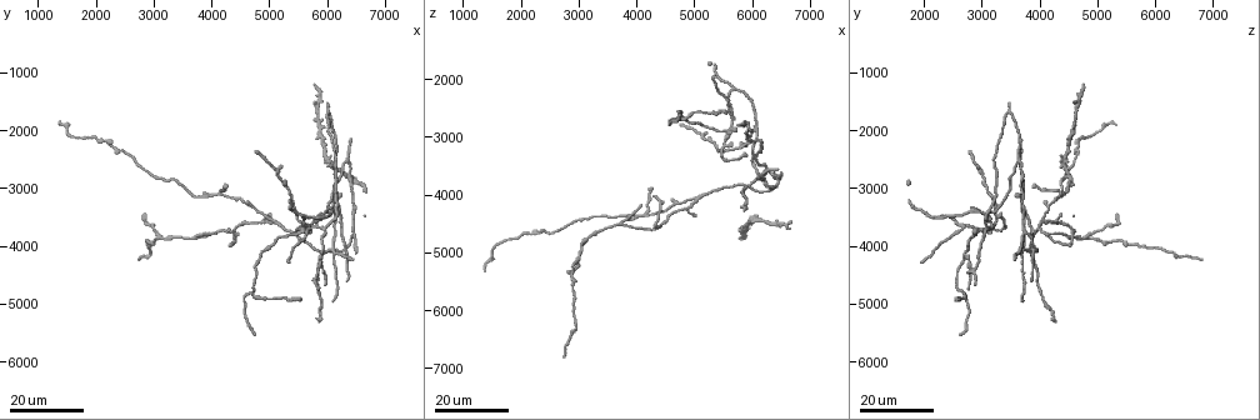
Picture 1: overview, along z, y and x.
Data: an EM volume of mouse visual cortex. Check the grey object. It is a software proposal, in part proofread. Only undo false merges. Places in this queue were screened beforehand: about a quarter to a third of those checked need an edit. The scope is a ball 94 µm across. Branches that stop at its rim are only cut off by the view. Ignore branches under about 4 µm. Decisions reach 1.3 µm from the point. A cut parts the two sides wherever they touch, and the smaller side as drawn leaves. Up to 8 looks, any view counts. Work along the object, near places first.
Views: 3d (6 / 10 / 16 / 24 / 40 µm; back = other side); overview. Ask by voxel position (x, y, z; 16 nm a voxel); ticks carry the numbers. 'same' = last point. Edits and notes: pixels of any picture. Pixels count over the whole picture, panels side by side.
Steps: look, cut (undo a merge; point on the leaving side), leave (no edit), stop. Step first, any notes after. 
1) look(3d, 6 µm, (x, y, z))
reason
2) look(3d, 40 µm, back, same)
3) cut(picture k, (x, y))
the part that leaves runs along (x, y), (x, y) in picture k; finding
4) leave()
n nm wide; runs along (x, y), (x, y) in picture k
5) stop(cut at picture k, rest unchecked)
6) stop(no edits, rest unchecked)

look(3d, 16 µm, (5750, 3650, 3150))
three arms meet

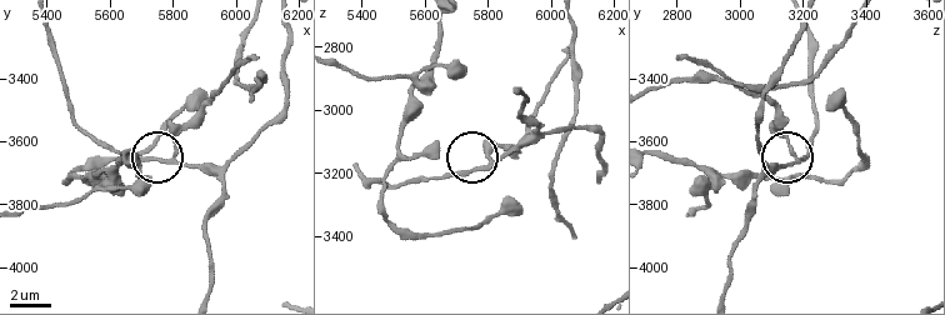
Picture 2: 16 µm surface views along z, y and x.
look(3d, 6 µm, (5800, 3630, 3170))

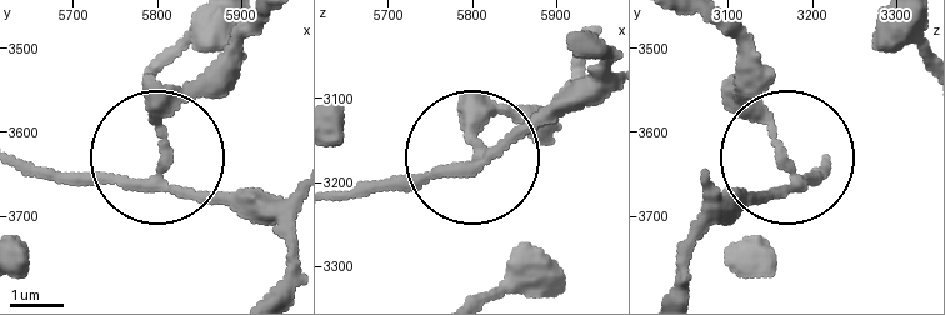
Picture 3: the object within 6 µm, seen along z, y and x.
cut(picture 3, (151, 115))
3 arms; the part that leaves runs along (163, 181), (166, 119), (256, 24) in picture 3; a second cell is stuck on

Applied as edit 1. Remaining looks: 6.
look(3d, 16 µm, (5100, 3550, 4100))
three-way junction

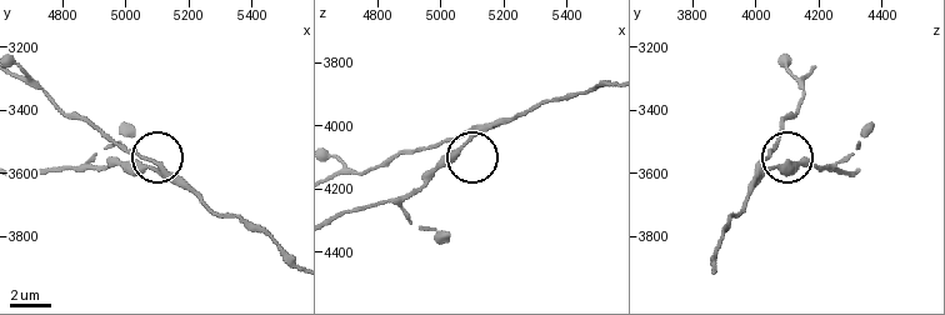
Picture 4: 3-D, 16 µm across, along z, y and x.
look(3d, 6 µm, (5060, 3580, 4070))

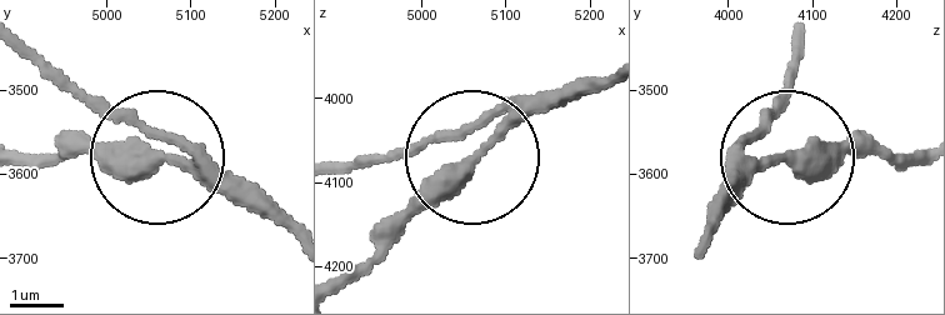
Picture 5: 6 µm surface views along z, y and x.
leave()
runs along (700, 241), (763, 169), (875, 146) in picture 5; one cell here

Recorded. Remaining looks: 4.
look(3d, 16 µm, (6050, 2600, 4400))
four-way junction

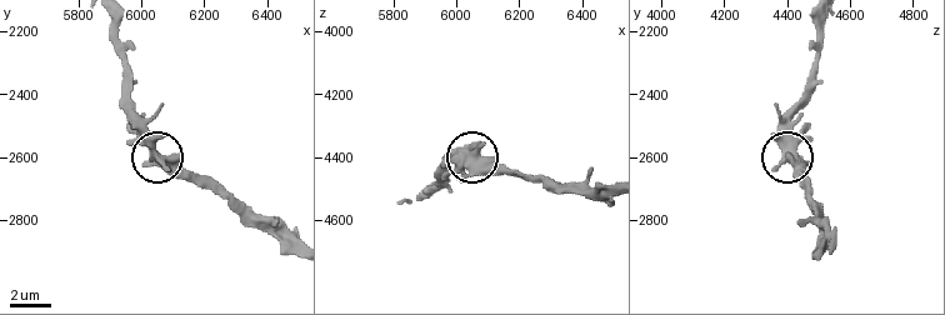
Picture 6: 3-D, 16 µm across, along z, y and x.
look(3d, 6 µm, (6030, 2570, 4420))

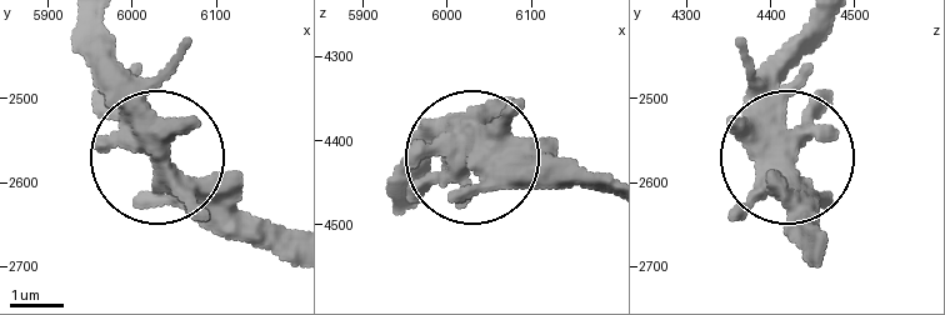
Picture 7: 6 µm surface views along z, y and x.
leave()
440 nm wide; all the same cell

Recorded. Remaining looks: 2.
look(3d, 16 µm, (4150, 3100, 4350))

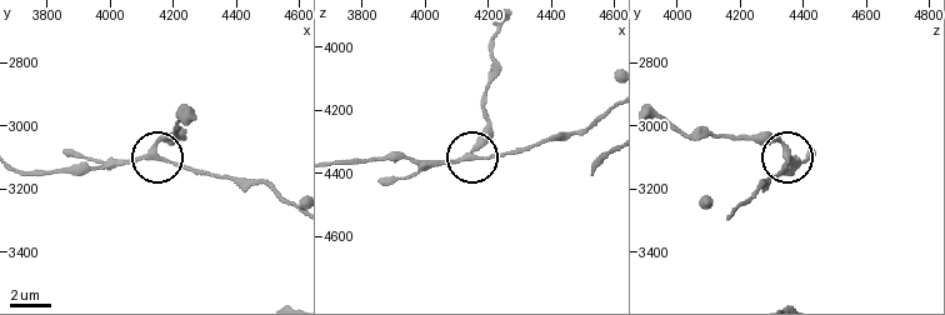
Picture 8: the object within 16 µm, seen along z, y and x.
look(3d, 6 µm, (4130, 3070, 4350))
closer look

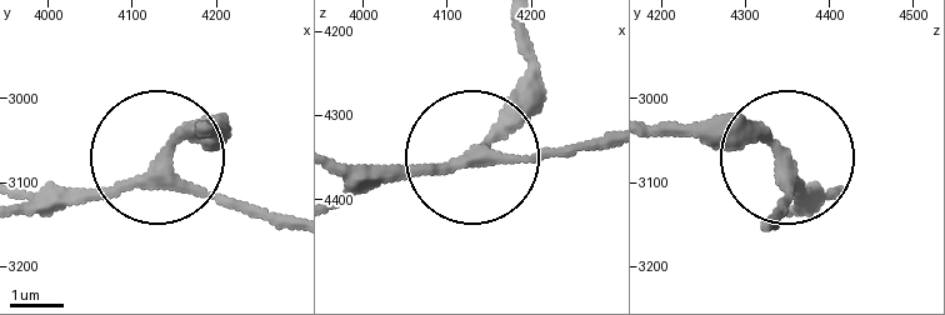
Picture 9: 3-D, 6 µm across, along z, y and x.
leave()
3 arms; one cell here

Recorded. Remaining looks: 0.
stop(cut at picture 3, rest unchecked)

